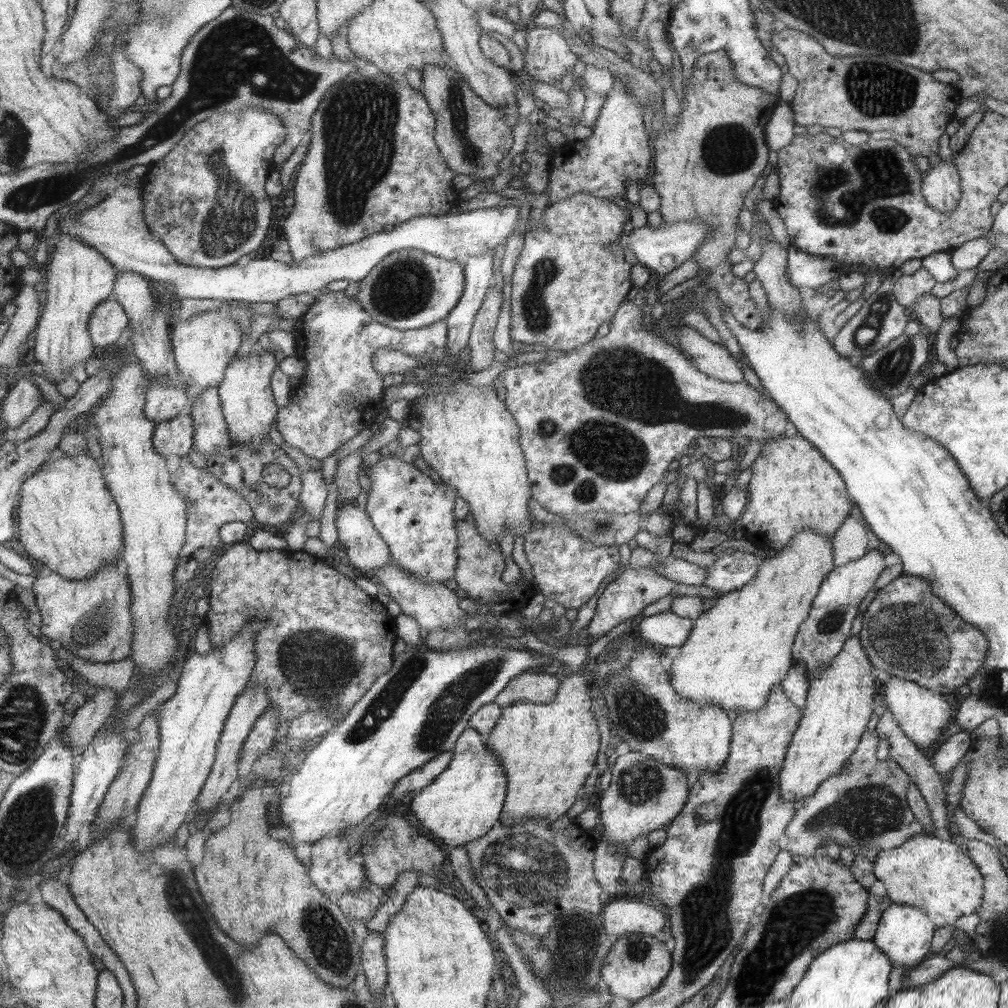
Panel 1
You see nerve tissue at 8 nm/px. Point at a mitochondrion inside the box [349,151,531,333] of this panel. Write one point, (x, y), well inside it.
(403, 289)

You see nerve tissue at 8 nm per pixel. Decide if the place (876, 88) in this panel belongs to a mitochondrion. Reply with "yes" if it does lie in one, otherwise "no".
yes

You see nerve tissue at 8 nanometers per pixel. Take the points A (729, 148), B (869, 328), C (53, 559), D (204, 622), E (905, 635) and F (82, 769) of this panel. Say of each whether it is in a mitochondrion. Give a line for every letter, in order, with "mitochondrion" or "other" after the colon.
A: mitochondrion
B: mitochondrion
C: other
D: other
E: mitochondrion
F: other

